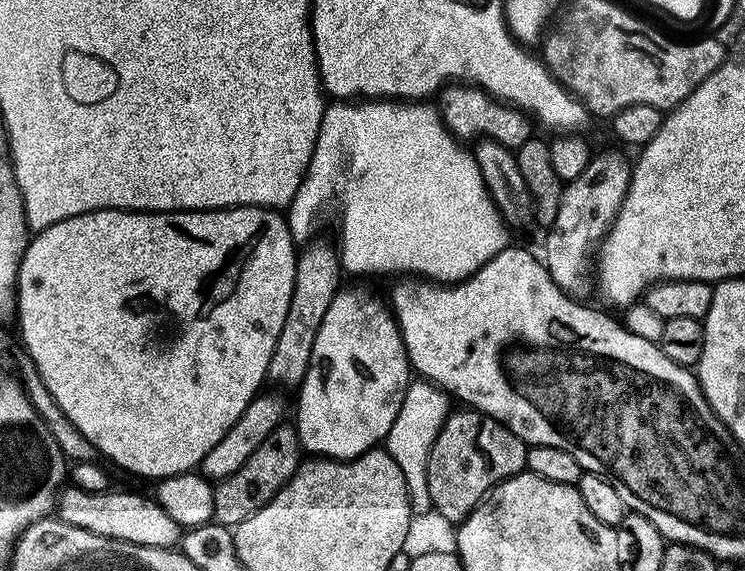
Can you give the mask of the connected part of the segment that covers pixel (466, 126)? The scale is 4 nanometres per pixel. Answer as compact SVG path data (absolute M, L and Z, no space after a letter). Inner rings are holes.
M463 82L445 84L438 93L439 100L439 119L444 119L443 127L457 141L467 142L466 140L476 140L479 136L485 136L488 140L497 140L498 143L505 144L508 147L505 149L515 150L522 146L522 142L533 139L533 121L527 112L497 100L485 88L479 88L476 84Z

